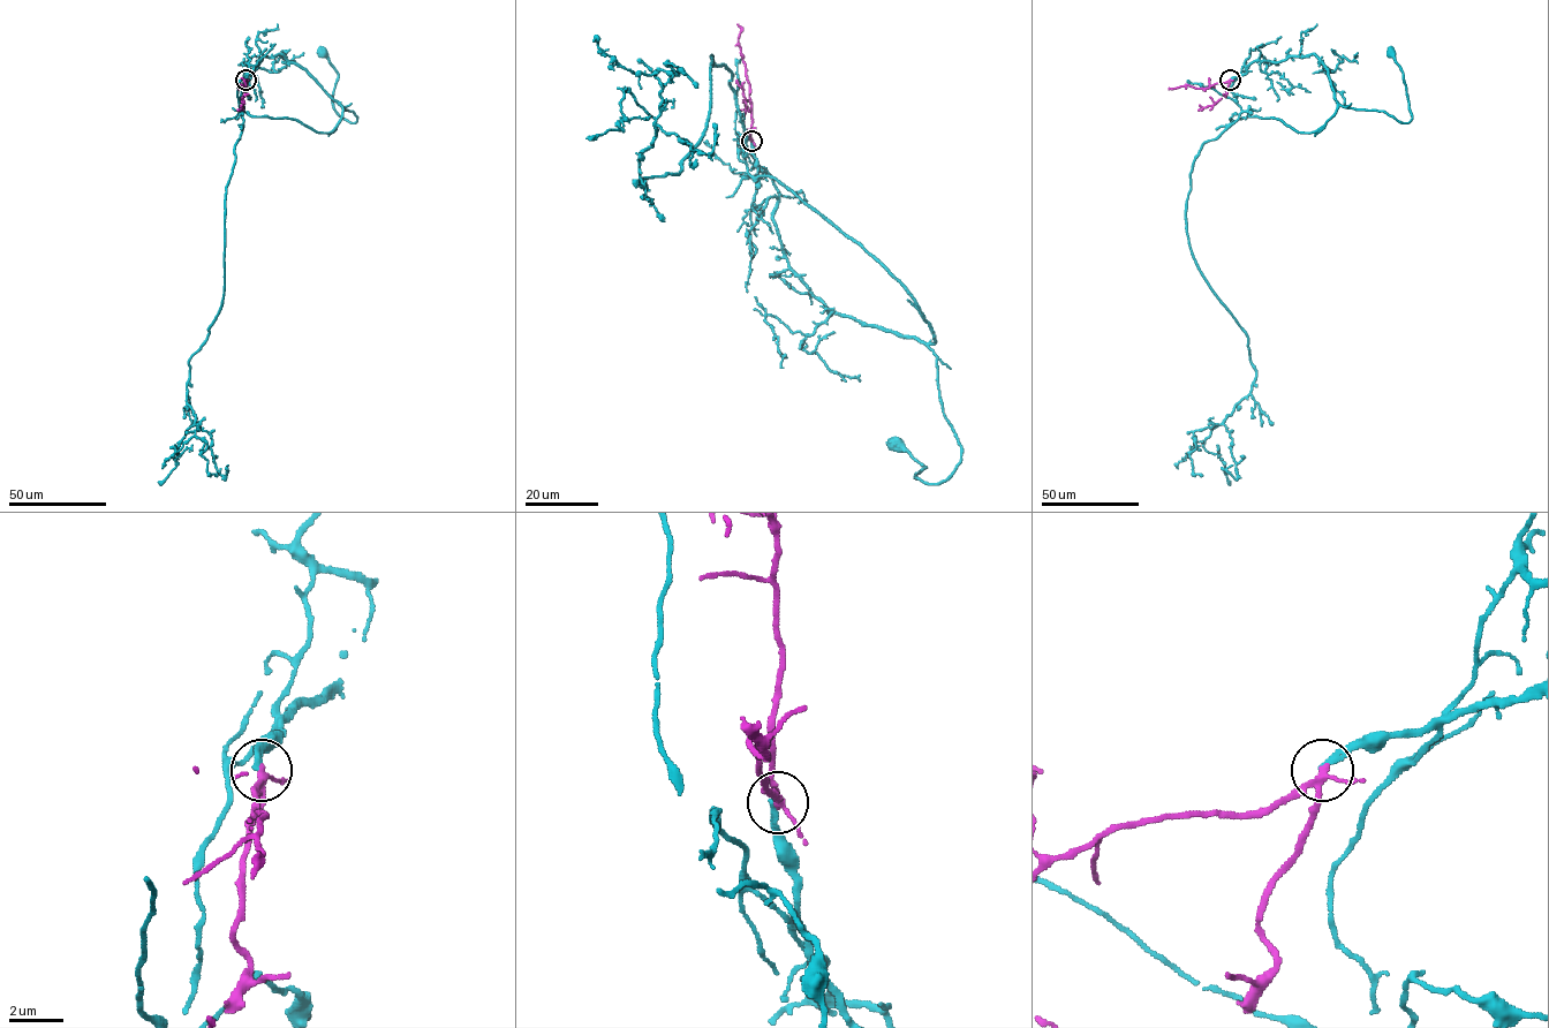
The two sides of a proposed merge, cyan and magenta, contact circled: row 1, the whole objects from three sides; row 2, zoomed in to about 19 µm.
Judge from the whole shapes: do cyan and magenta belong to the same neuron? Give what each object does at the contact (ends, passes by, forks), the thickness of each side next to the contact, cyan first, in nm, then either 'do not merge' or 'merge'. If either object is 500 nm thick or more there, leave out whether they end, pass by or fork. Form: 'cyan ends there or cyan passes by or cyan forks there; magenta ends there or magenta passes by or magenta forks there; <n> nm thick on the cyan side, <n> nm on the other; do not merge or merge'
cyan ends there; magenta forks there; 200 nm thick on the cyan side, 200 nm on the other; merge

